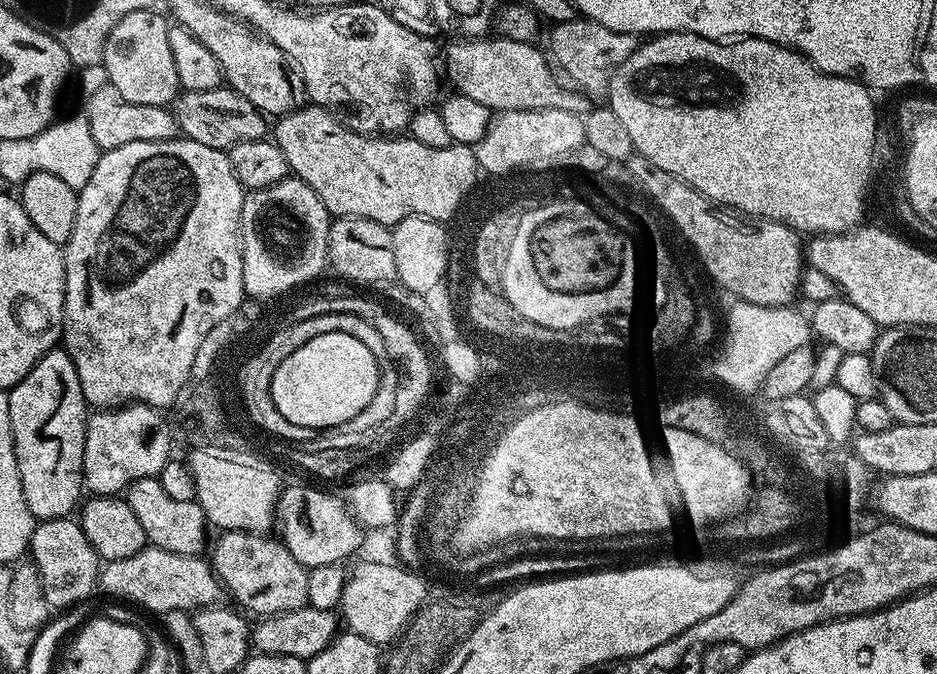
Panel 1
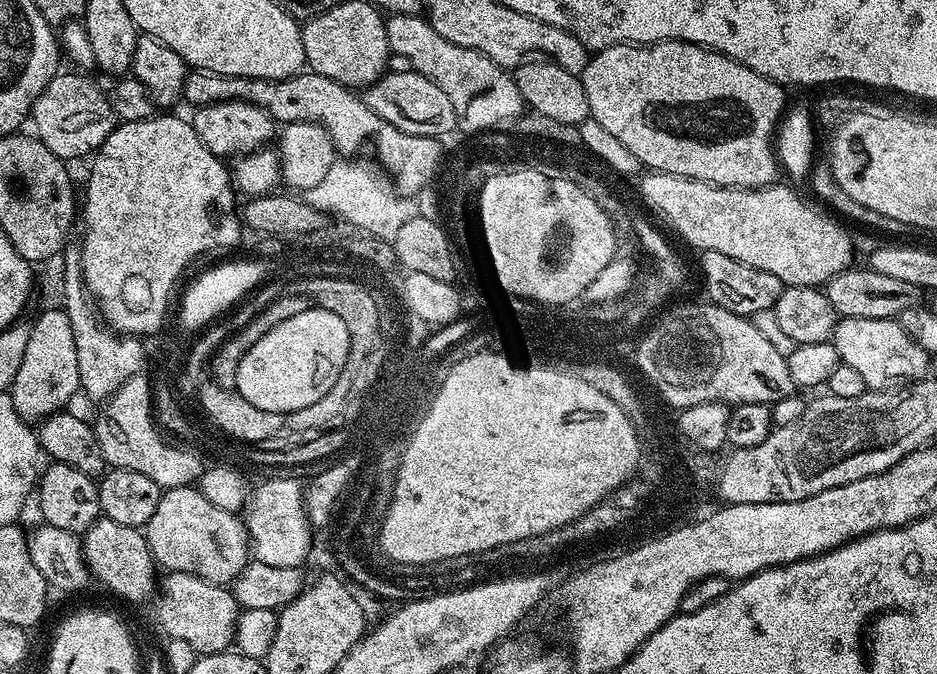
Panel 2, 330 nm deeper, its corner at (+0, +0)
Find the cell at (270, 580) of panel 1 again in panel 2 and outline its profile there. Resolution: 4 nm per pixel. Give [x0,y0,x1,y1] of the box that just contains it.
[142,486,250,586]

